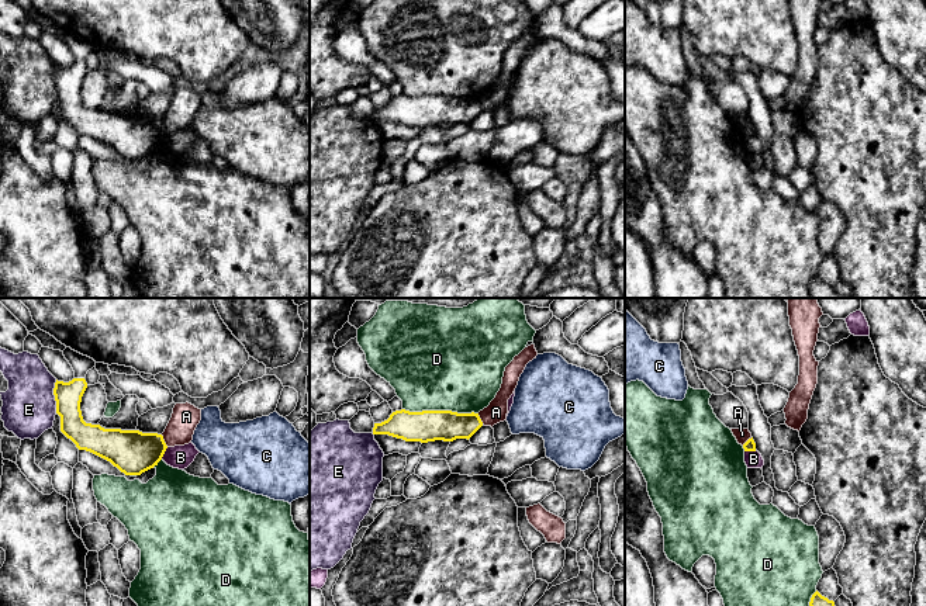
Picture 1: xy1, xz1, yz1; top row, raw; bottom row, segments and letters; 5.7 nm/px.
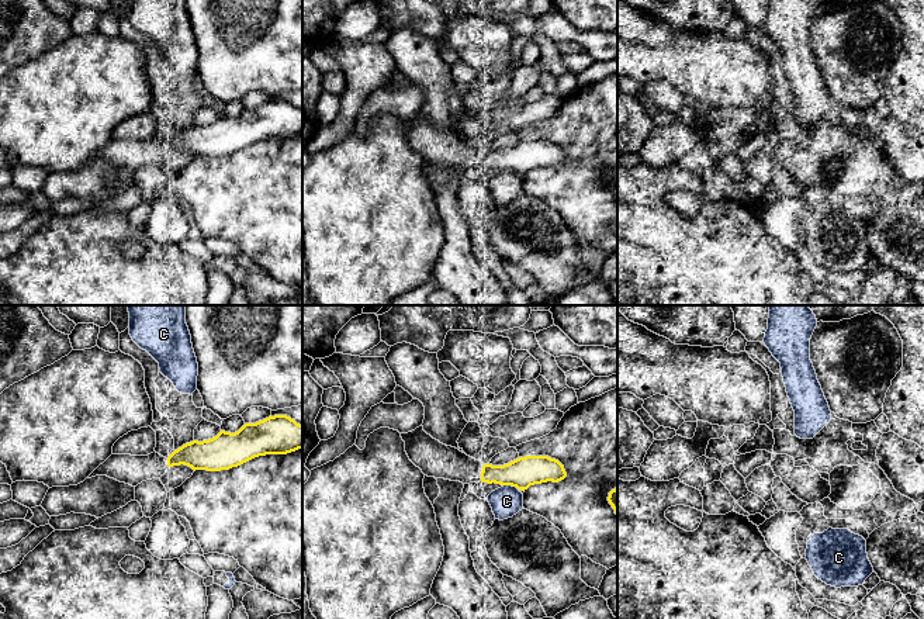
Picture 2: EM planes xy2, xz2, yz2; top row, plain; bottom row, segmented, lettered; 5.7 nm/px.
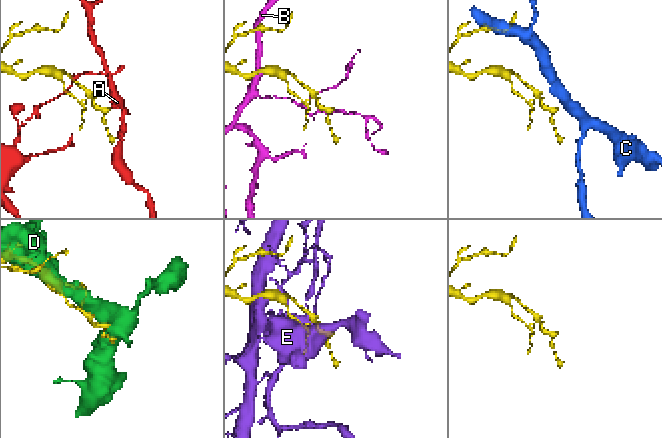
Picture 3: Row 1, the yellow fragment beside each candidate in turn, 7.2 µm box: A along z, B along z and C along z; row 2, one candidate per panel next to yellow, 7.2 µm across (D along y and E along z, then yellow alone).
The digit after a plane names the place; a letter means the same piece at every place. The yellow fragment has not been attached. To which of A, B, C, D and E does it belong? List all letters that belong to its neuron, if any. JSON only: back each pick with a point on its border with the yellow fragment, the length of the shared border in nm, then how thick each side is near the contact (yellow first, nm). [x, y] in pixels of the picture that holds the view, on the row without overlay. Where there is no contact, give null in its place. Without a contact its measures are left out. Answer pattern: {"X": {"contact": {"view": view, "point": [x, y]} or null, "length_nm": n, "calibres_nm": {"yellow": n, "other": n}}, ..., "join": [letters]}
{"join": []}

